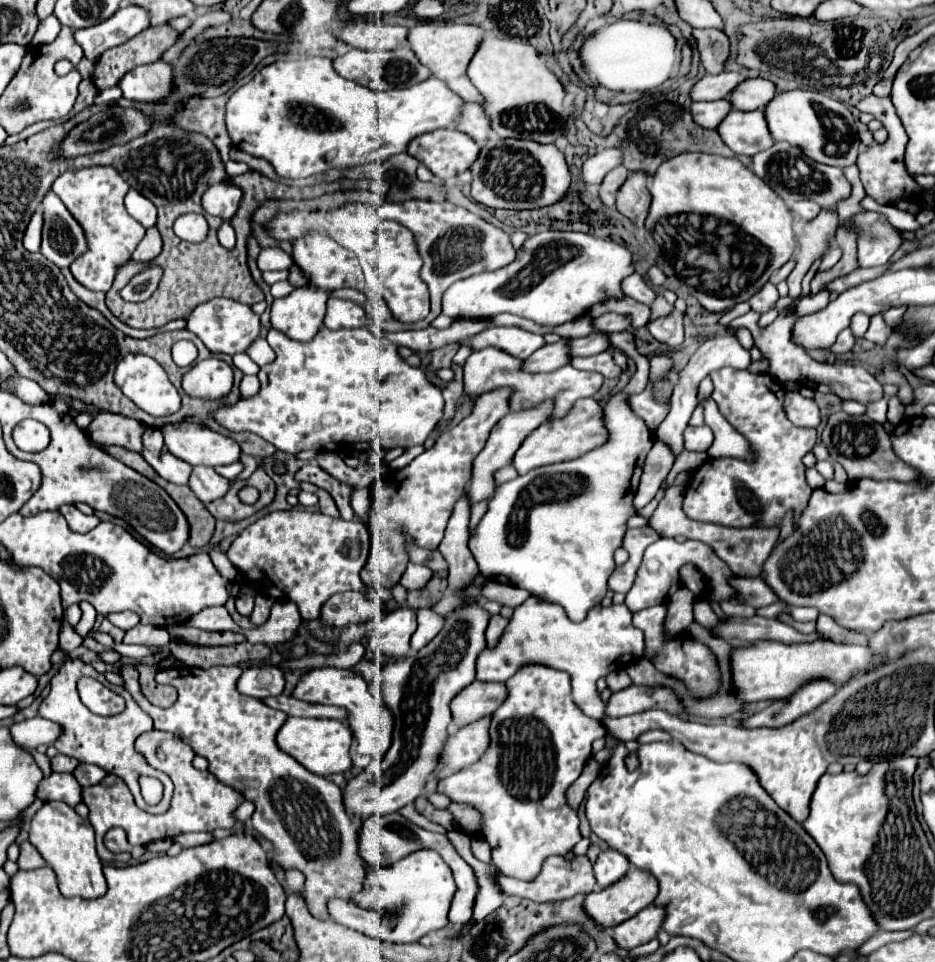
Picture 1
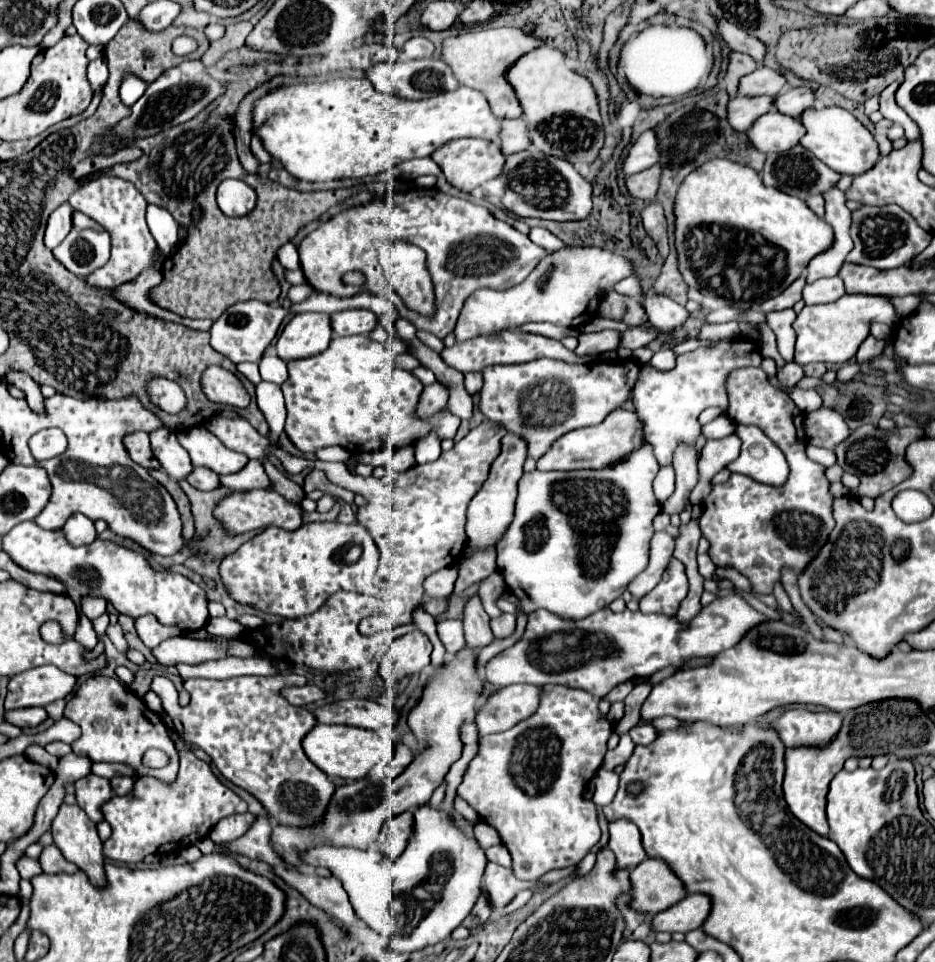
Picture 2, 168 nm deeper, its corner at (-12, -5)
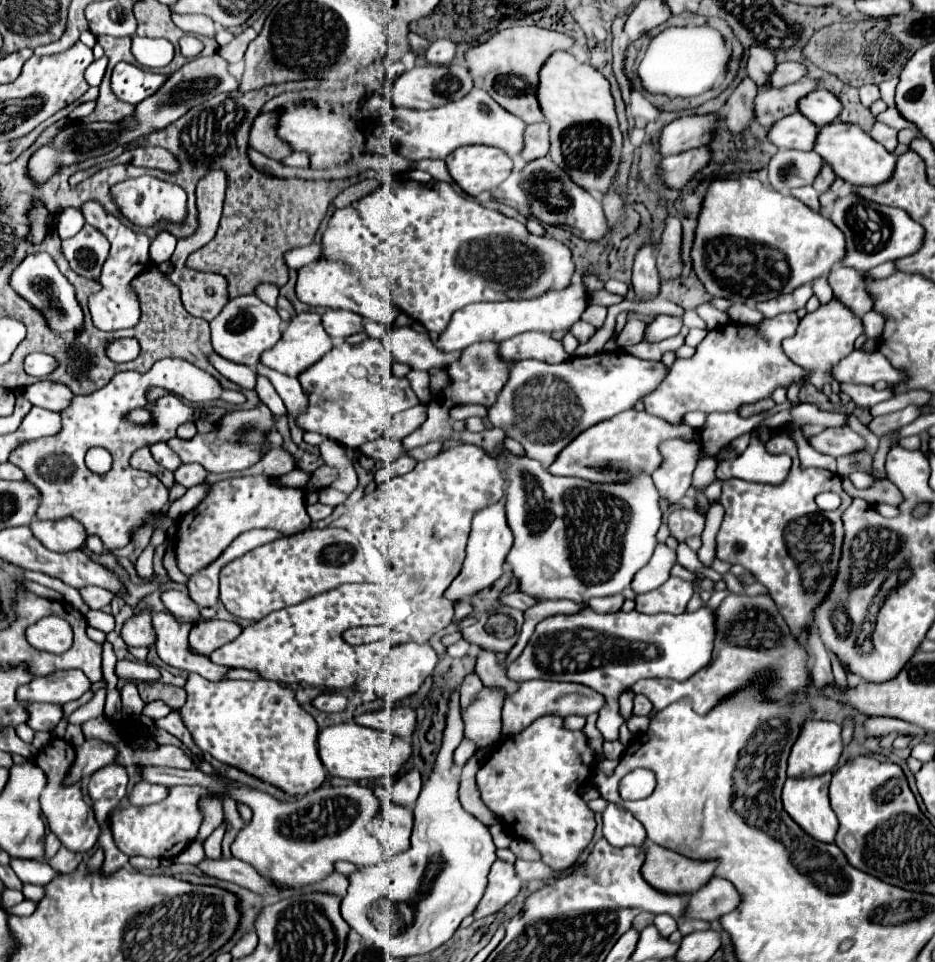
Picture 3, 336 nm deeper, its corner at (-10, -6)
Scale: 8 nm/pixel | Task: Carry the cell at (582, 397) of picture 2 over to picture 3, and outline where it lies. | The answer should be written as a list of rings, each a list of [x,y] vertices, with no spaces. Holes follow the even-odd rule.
[[[623,351],[599,353],[593,357],[573,357],[557,365],[525,359],[509,369],[509,379],[503,385],[503,391],[499,391],[497,401],[487,409],[487,419],[493,427],[503,429],[507,437],[519,441],[527,457],[537,459],[547,469],[549,463],[553,463],[553,459],[559,455],[559,451],[581,431],[605,419],[611,419],[621,411],[631,409],[643,395],[651,393],[665,379],[667,371],[669,367],[663,365],[663,361],[645,361]]]

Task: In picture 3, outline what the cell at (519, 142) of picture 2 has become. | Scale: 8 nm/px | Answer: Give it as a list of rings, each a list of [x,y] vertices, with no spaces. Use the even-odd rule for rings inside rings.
[[[537,123],[537,125],[527,125],[525,129],[525,149],[521,151],[521,157],[525,161],[533,161],[539,157],[547,155],[549,149],[549,131],[547,123]]]

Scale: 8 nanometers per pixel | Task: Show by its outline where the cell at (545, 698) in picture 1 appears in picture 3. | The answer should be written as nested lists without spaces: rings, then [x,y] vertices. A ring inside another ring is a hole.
[[[545,715],[533,721],[525,731],[495,743],[487,761],[477,771],[477,789],[481,793],[481,801],[489,811],[499,815],[501,823],[513,833],[513,837],[531,843],[545,865],[551,869],[569,869],[579,855],[587,849],[595,833],[595,817],[587,803],[579,797],[579,789],[593,775],[597,765],[597,753],[591,749],[589,739],[583,731],[569,731],[563,725],[563,719],[557,715]]]

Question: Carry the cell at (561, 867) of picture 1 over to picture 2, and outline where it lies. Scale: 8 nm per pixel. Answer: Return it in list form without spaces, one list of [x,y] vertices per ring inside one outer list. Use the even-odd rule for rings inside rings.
[[[493,862],[487,864],[483,878],[485,878],[485,890],[487,890],[487,896],[489,896],[489,904],[491,904],[493,910],[507,906],[515,898],[517,892],[535,886],[533,882],[517,880],[513,870],[499,866],[499,864],[493,864]]]

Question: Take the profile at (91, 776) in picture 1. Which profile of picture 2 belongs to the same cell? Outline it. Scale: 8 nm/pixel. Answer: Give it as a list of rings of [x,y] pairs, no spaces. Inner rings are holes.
[[[111,778],[111,786],[117,796],[127,796],[133,792],[135,780],[133,778]]]

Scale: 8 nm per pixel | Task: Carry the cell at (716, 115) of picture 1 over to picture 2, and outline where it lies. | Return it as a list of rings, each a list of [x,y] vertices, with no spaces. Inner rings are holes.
[[[737,96],[731,100],[727,112],[735,130],[747,132],[759,116],[775,110],[773,100],[775,96]]]

